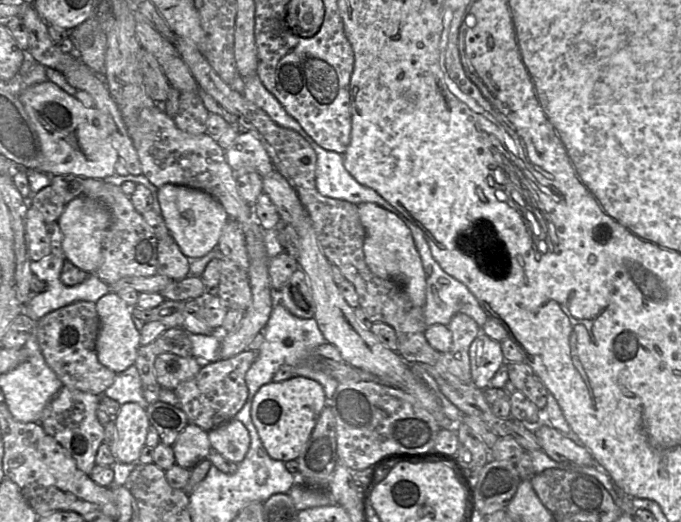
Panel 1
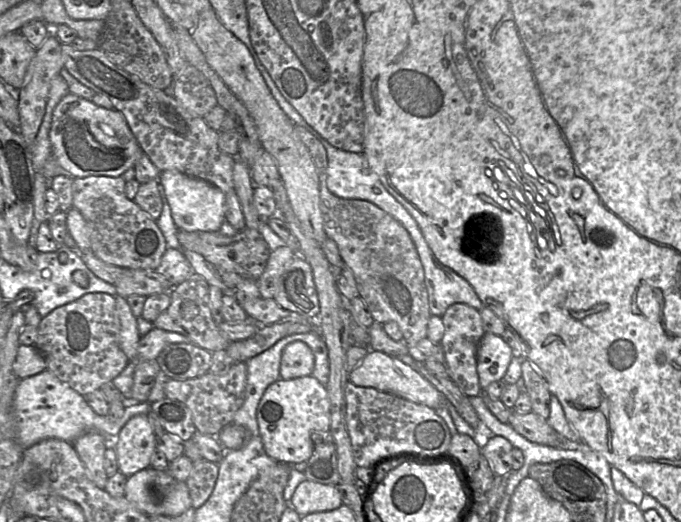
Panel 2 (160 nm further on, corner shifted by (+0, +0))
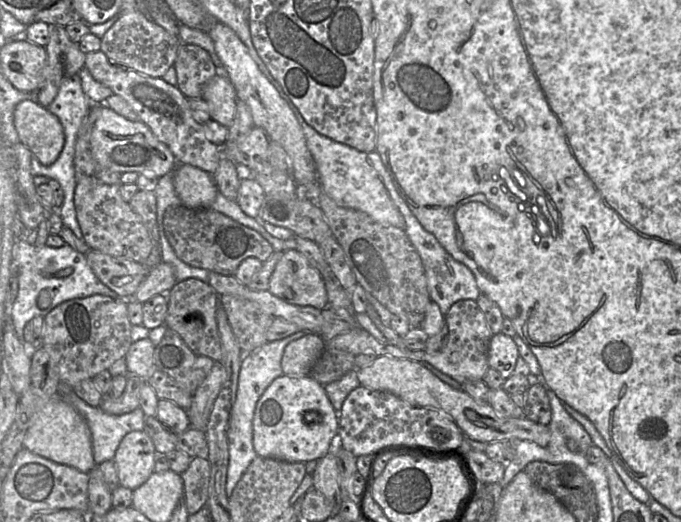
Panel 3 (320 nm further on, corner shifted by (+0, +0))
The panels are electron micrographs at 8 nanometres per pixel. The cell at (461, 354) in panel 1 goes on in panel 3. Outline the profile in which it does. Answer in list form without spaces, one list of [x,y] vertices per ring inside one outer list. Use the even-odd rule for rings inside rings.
[[[461,300],[452,305],[445,315],[448,327],[448,340],[437,353],[425,352],[424,361],[459,383],[483,380],[489,368],[488,351],[492,334],[484,313],[475,300]]]

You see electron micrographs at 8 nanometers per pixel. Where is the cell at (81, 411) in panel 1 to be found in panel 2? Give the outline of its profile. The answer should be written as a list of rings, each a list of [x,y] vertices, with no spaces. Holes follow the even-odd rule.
[[[87,432],[76,438],[73,446],[90,479],[97,487],[105,490],[108,476],[104,469],[104,455],[110,441],[98,432]]]

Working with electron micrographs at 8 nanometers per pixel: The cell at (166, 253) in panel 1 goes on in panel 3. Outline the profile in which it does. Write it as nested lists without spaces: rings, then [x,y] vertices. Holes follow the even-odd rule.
[[[161,262],[148,271],[132,300],[144,304],[158,294],[167,294],[177,283],[173,267]]]

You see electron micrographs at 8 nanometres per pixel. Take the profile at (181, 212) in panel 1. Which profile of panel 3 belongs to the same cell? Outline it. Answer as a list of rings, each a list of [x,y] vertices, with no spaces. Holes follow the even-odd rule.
[[[188,164],[174,168],[173,183],[181,204],[193,209],[211,207],[219,192],[213,175]]]

